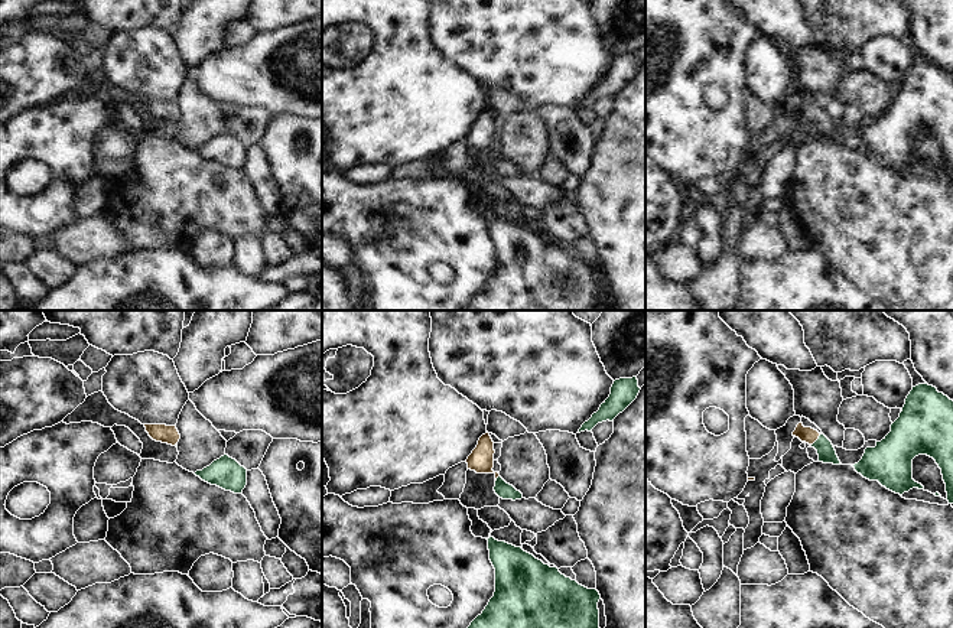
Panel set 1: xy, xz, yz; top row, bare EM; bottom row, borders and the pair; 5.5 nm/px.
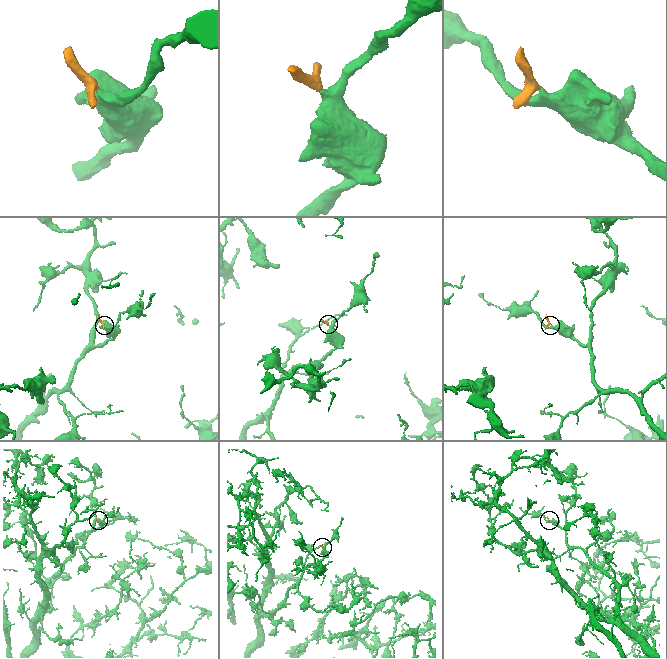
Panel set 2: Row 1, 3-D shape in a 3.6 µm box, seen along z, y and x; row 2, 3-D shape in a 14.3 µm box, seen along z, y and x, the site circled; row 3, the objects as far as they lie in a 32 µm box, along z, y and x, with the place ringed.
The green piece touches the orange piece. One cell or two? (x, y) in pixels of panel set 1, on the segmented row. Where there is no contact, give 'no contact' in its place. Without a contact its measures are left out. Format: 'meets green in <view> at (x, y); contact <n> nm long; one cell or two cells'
meets green in yz at (816, 441); contact 80 nm long; one cell

